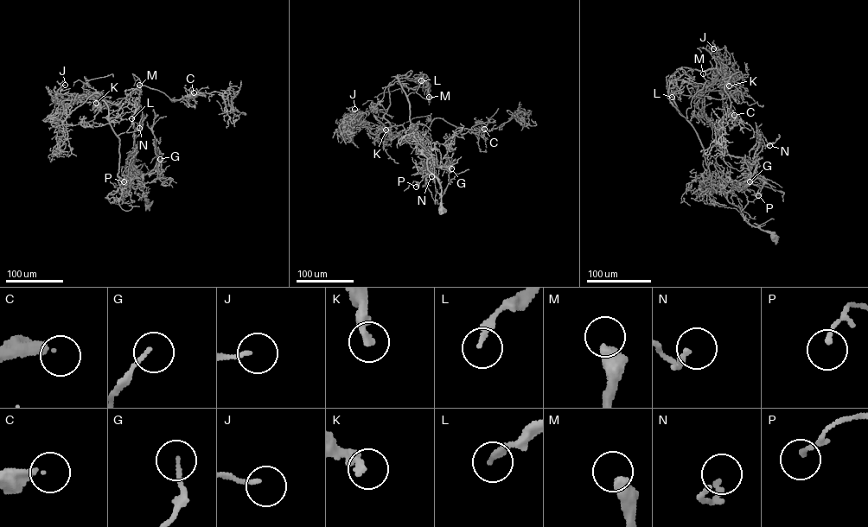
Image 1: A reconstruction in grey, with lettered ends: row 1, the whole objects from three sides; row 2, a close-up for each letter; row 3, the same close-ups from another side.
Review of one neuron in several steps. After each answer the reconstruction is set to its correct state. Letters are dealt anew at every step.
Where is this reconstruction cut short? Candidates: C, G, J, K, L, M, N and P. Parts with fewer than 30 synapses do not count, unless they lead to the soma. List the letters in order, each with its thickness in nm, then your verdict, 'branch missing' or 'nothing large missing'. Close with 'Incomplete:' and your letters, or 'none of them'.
C: 240 nm thick; branch missing
G: 130 nm thick; nothing large missing
J: 130 nm thick; nothing large missing
K: 340 nm thick; nothing large missing
L: 200 nm thick; nothing large missing
M: 500 nm thick; branch missing
N: 220 nm thick; nothing large missing
P: 140 nm thick; nothing large missing
Incomplete: C, M

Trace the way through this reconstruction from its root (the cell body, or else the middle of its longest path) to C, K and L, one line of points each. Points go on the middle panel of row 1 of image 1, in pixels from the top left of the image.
C: (441, 209), (440, 184), (409, 136), (397, 74), (389, 84), (391, 124), (426, 131), (438, 117), (484, 129)
K: (441, 209), (440, 184), (409, 136), (409, 102), (397, 74), (383, 115), (398, 125), (386, 130)
L: (441, 209), (440, 184), (409, 136), (409, 102), (399, 81), (411, 88), (426, 86), (424, 73), (421, 80)

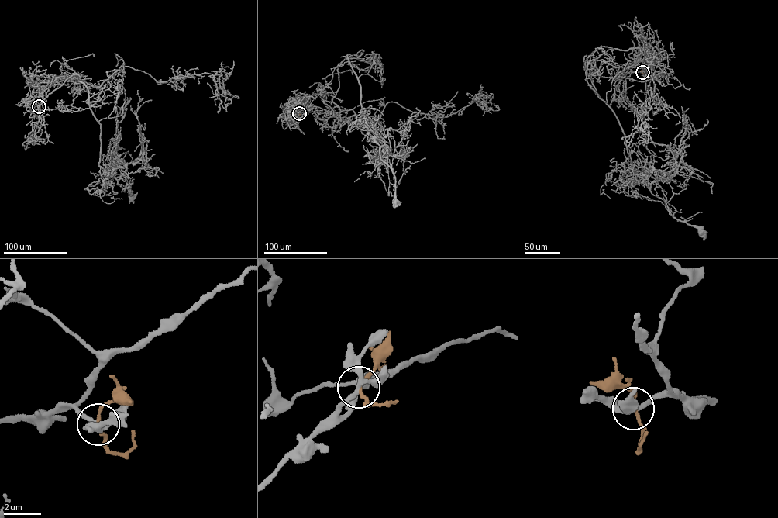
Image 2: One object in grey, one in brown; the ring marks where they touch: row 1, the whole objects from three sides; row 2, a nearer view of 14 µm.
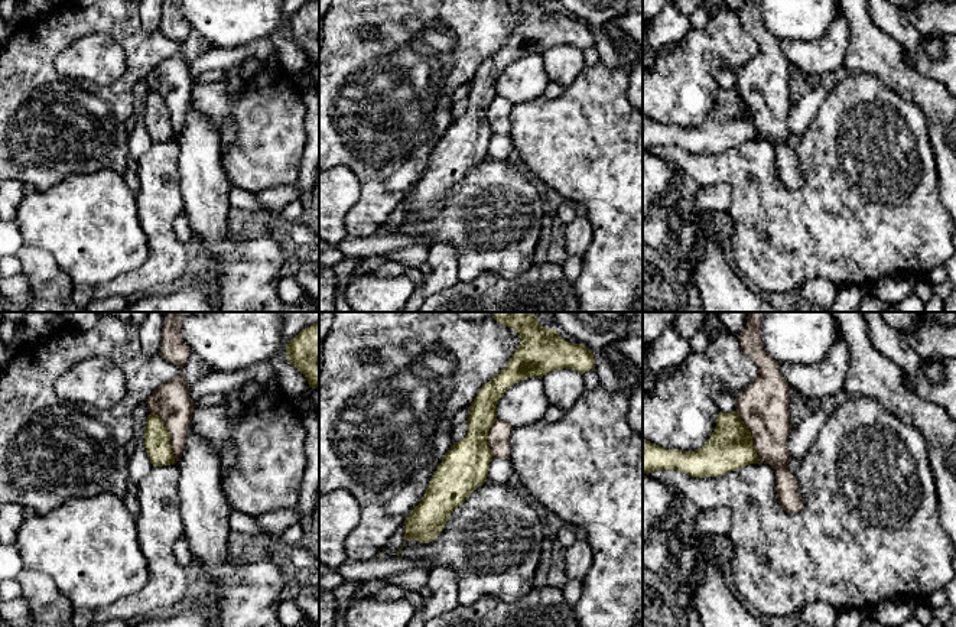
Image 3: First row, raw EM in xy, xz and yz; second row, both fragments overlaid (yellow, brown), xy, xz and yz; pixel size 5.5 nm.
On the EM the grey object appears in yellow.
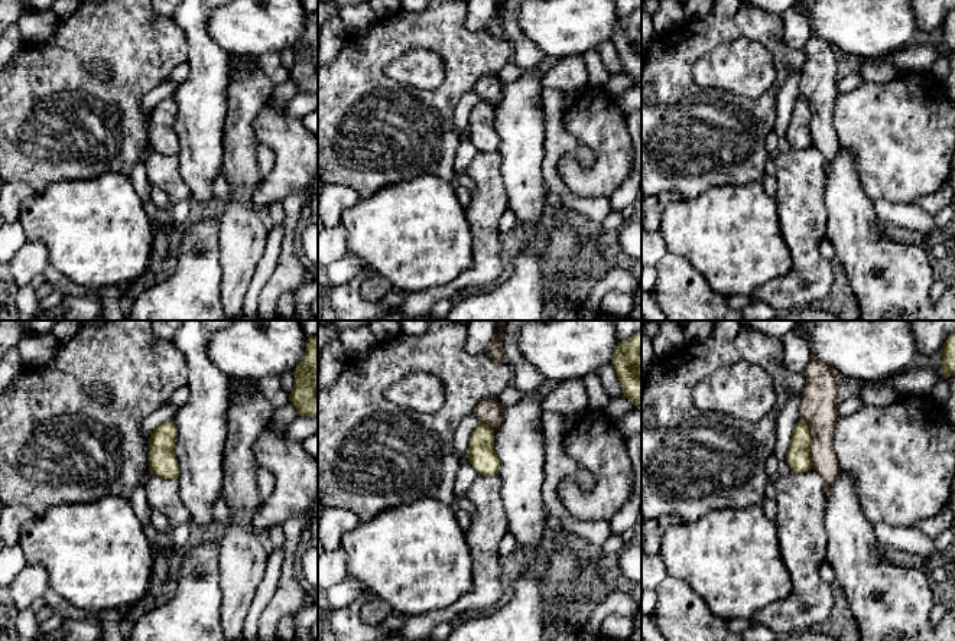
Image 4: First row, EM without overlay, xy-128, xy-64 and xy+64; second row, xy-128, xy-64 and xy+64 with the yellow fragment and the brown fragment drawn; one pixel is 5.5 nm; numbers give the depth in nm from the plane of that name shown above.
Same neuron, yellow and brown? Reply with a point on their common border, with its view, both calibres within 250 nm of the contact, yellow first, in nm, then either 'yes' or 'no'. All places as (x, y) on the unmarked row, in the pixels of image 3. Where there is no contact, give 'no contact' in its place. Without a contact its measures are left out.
xy (168, 113) | 140/200 nm | no

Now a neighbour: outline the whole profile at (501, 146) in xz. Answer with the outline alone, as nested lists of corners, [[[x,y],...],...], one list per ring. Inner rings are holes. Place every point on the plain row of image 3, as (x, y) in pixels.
[[[492,133],[487,156],[494,160],[510,160],[510,155],[516,152],[510,134]]]

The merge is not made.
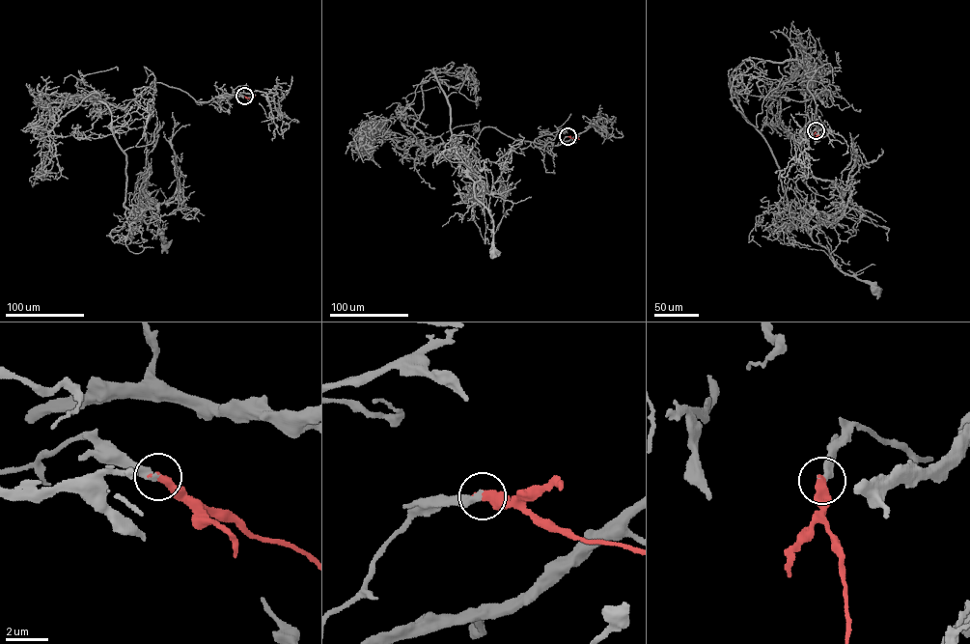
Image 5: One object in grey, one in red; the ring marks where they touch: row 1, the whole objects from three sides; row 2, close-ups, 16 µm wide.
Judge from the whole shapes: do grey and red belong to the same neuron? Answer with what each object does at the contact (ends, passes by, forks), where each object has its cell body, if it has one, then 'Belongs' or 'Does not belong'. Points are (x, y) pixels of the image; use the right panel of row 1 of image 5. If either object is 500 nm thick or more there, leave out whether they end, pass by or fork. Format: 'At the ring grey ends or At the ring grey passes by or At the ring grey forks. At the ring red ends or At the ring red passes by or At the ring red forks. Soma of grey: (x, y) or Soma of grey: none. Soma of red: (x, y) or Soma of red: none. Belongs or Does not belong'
At the ring grey ends. At the ring red ends. Soma of grey: (874, 289). Soma of red: none. Belongs

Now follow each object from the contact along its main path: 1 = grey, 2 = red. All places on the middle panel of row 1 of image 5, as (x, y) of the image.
1: (568, 136), (426, 136), (423, 80), (433, 68), (493, 251)
2: (568, 136), (579, 139)

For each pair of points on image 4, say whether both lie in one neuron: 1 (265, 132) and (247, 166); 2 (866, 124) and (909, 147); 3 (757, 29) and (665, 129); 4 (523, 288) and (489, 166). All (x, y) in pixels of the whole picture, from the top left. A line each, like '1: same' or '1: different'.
1: different
2: same
3: same
4: different

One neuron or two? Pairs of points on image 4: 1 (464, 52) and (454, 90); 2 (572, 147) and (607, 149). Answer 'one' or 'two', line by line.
1: one
2: two

